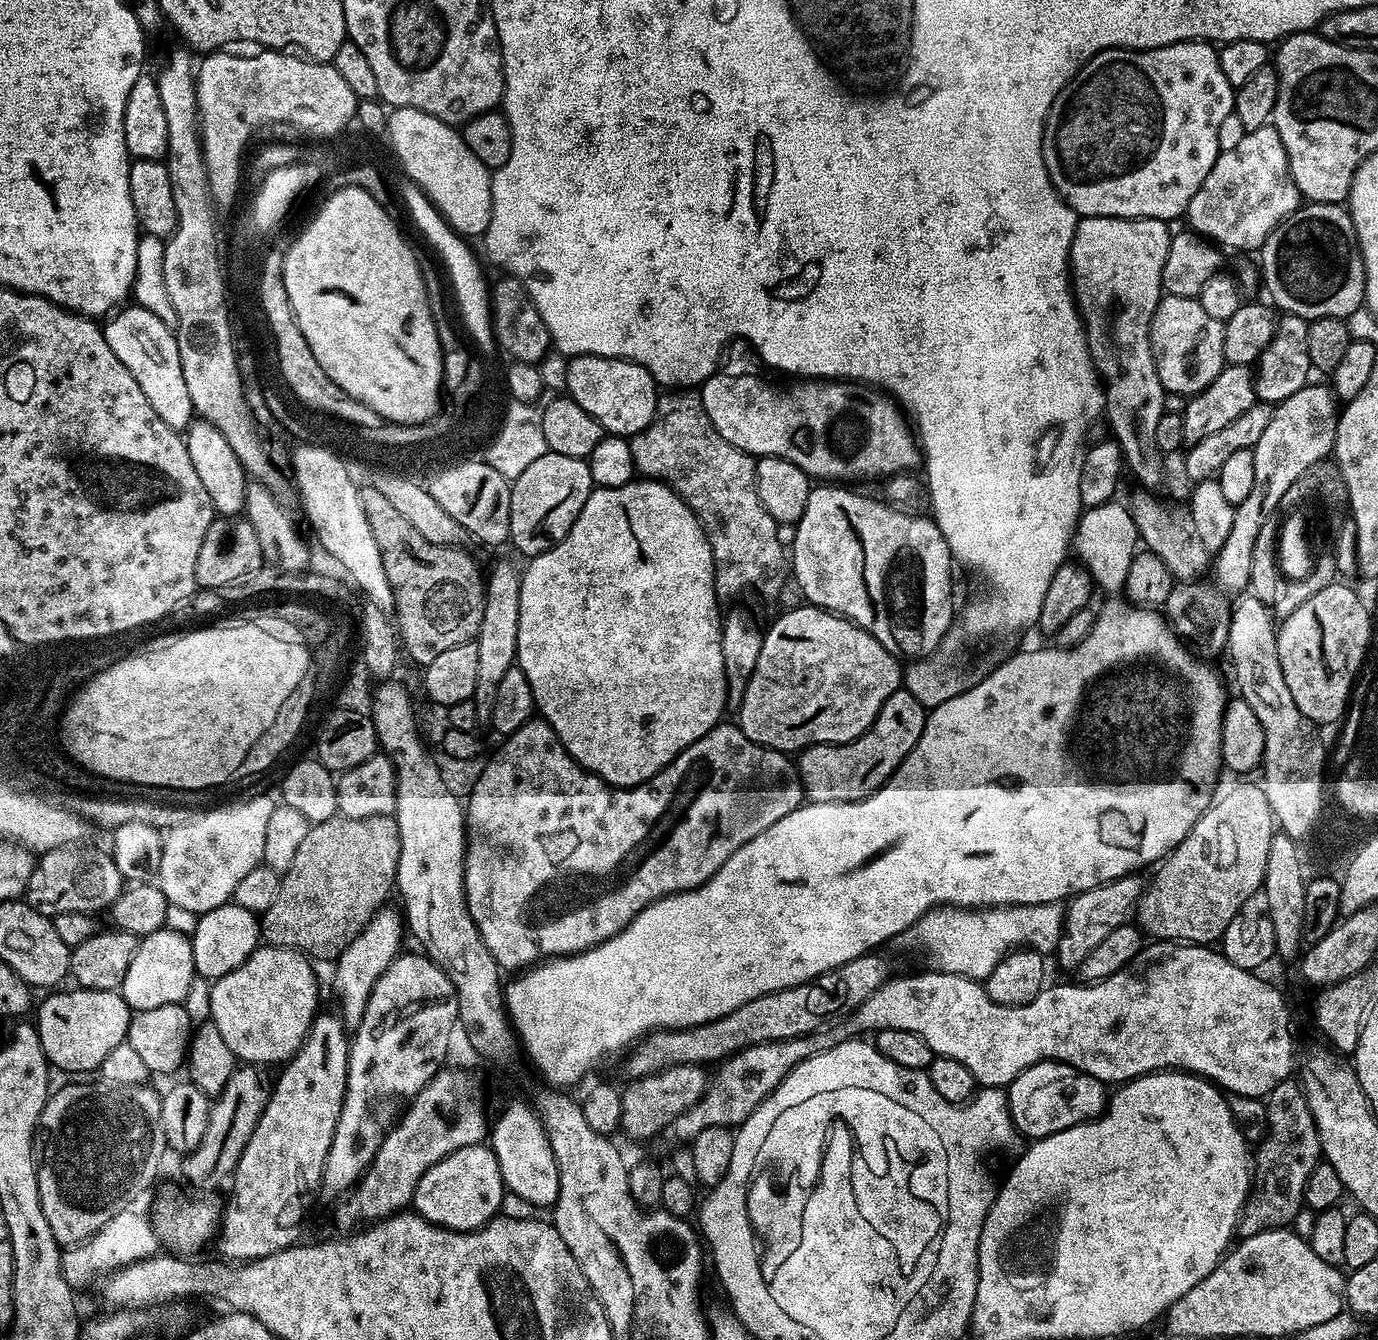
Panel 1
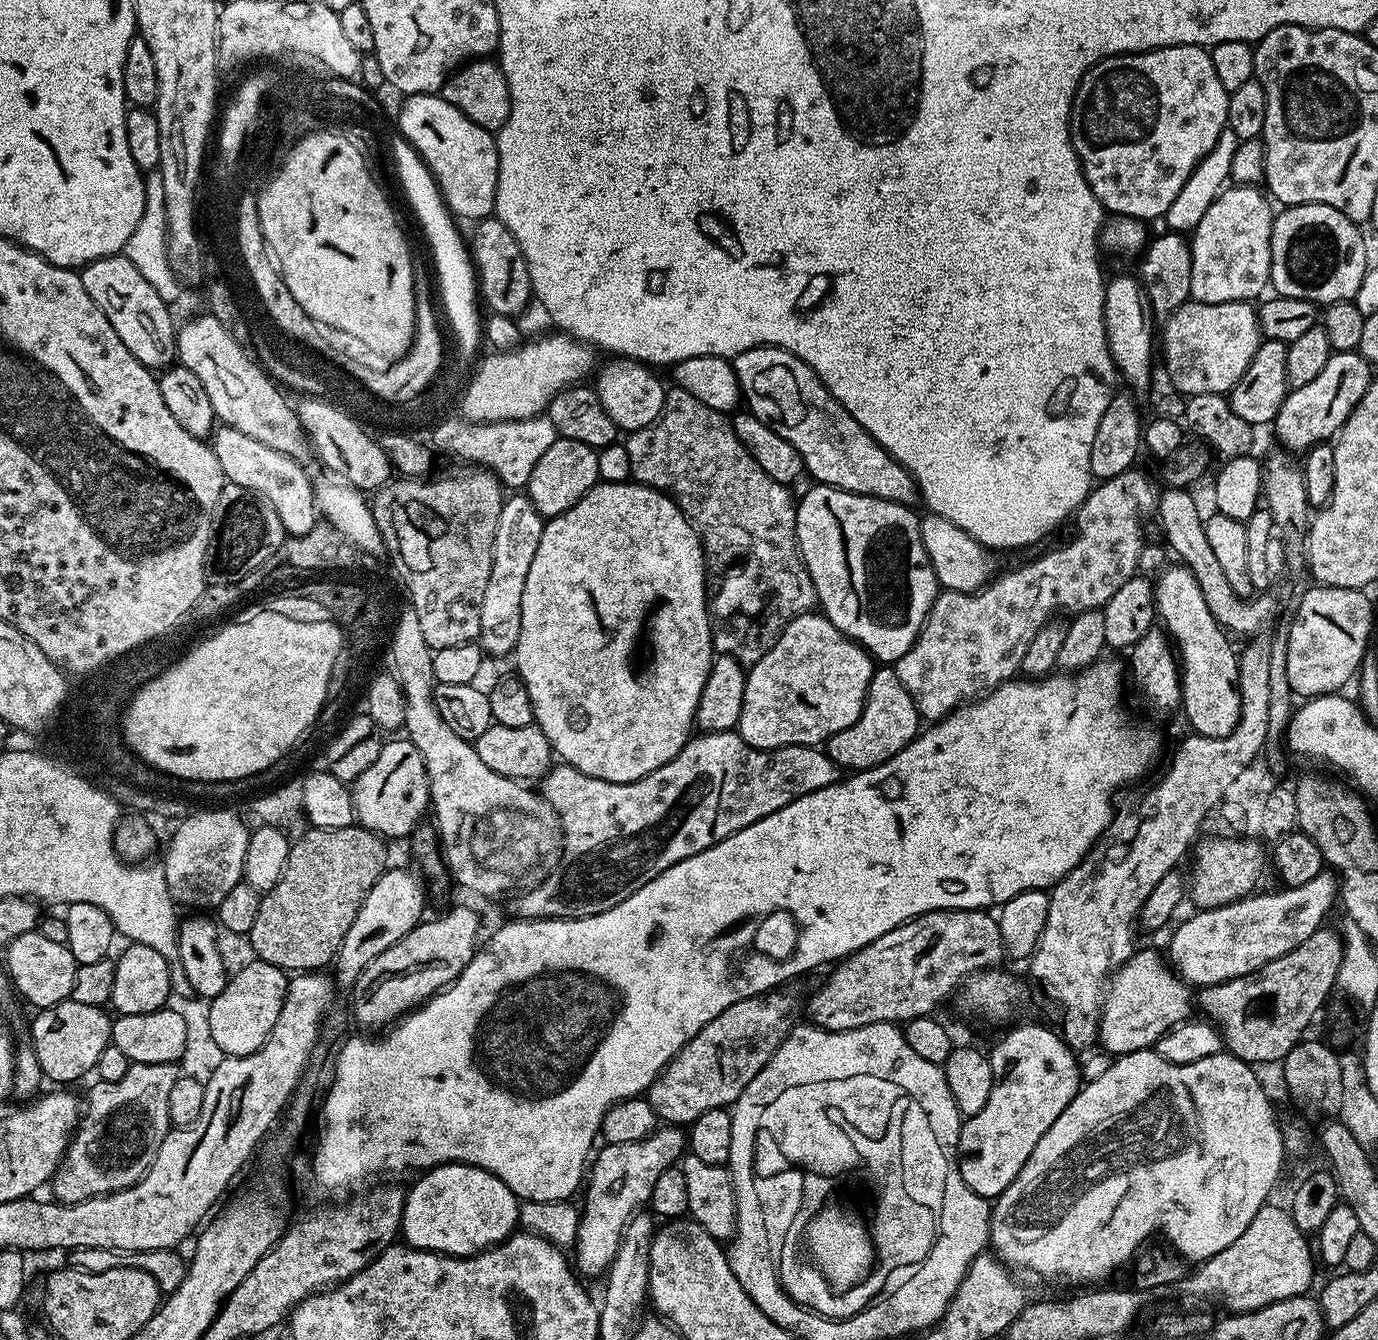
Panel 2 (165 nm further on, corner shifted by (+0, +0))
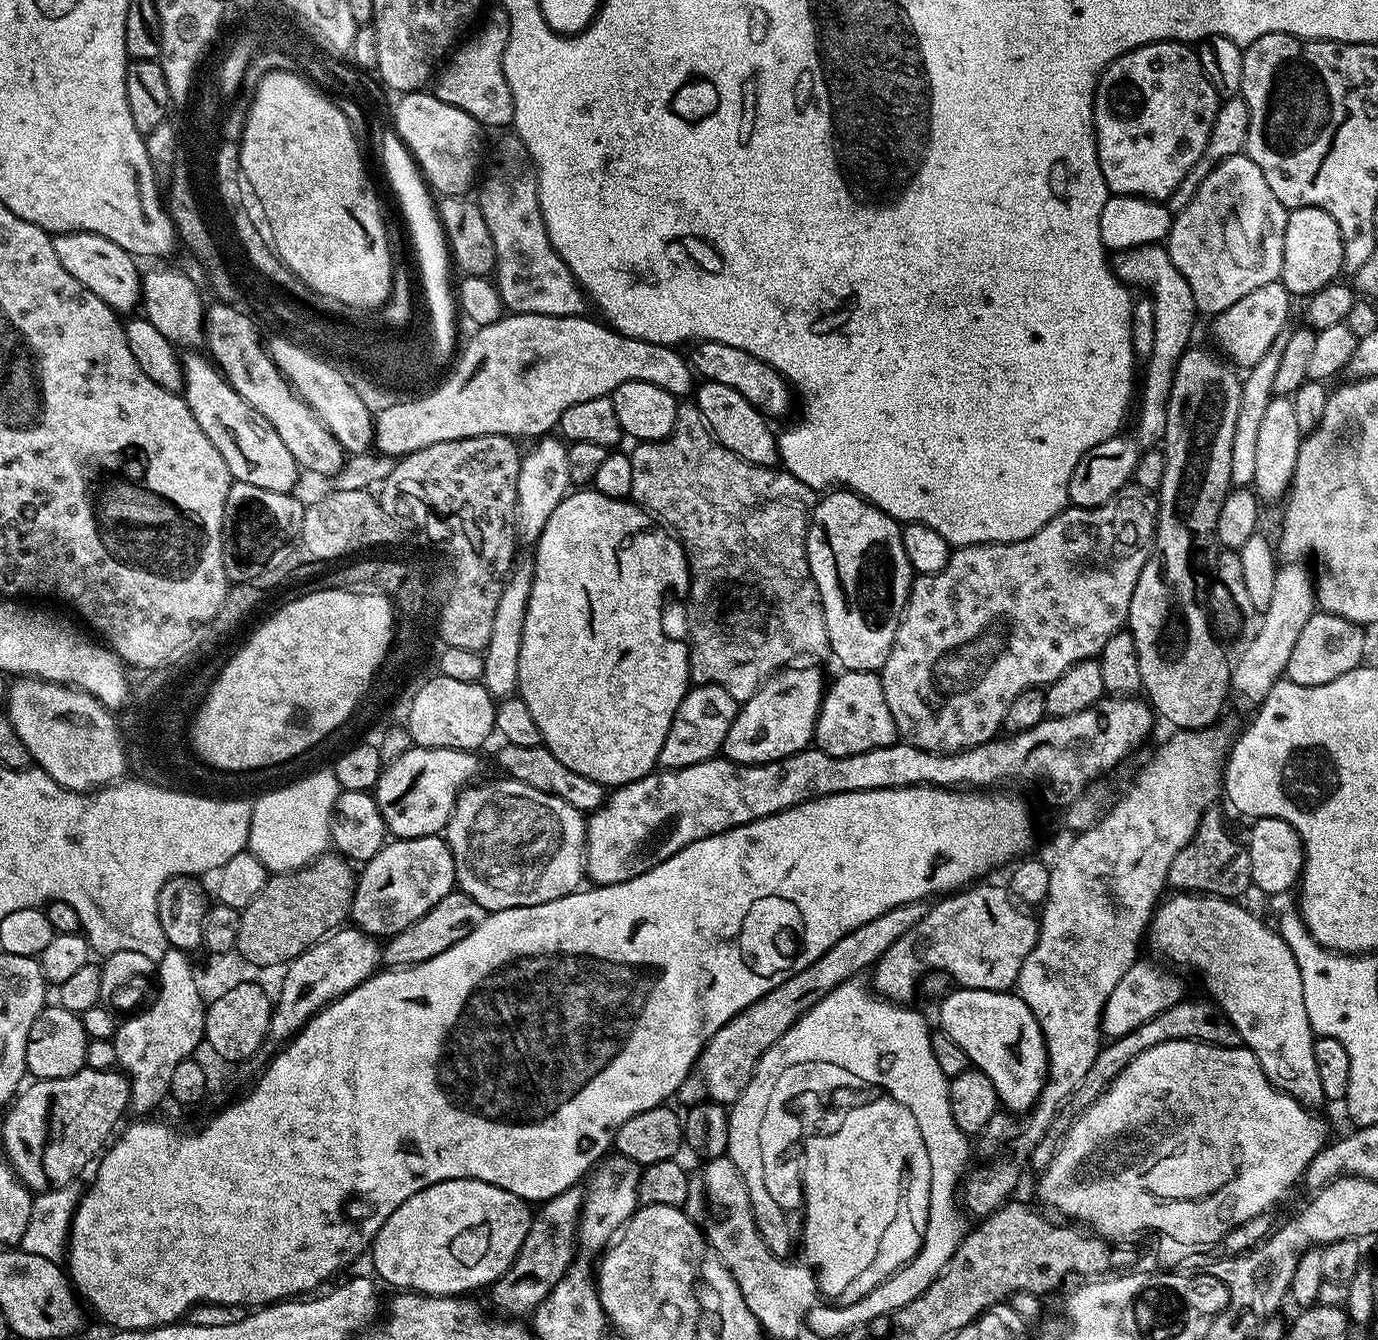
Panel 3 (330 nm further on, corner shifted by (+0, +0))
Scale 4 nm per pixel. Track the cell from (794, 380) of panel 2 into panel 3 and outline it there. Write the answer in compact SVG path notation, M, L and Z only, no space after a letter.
M702 340L691 345L690 367L697 377L704 380L722 382L722 386L730 386L730 390L738 390L742 398L746 398L765 417L780 416L794 404L794 393L787 380L770 364L746 354L746 350L738 350L738 346L726 346L722 342Z

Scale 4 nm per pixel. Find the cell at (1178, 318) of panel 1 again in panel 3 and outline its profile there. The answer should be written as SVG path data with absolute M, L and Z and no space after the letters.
M1280 280L1270 282L1266 286L1258 286L1254 294L1246 294L1246 298L1238 298L1234 306L1215 313L1212 324L1212 336L1216 339L1215 347L1233 365L1247 370L1270 350L1274 338L1278 338L1285 331L1284 323L1288 320L1288 311L1294 303L1293 297Z

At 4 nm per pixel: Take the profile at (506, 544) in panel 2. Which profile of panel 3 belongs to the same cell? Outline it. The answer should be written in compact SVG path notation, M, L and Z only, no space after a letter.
M549 434L537 439L532 449L523 453L518 470L518 498L516 499L516 538L521 545L535 545L546 526L546 518L554 514L554 506L562 502L573 483L568 448L563 439Z

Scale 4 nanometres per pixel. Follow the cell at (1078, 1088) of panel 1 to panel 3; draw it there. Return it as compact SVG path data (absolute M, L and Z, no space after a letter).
M957 987L956 992L952 992L940 1004L940 1024L939 1027L946 1033L950 1034L950 1038L954 1038L954 1042L958 1042L958 1046L962 1046L962 1050L966 1050L969 1061L980 1072L986 1074L986 1078L990 1078L990 1082L994 1082L994 1090L998 1094L1001 1105L1009 1113L1023 1114L1036 1105L1037 1098L1042 1094L1042 1086L1048 1077L1048 1055L1046 1054L1046 1046L1044 1045L1044 1035L1038 1026L1038 1022L1034 1018L1034 1014L1030 1010L1030 1006L1026 1006L1026 1002L1018 994L1013 994L1011 991L1006 992L991 992L990 990L978 990L977 988L961 988Z

